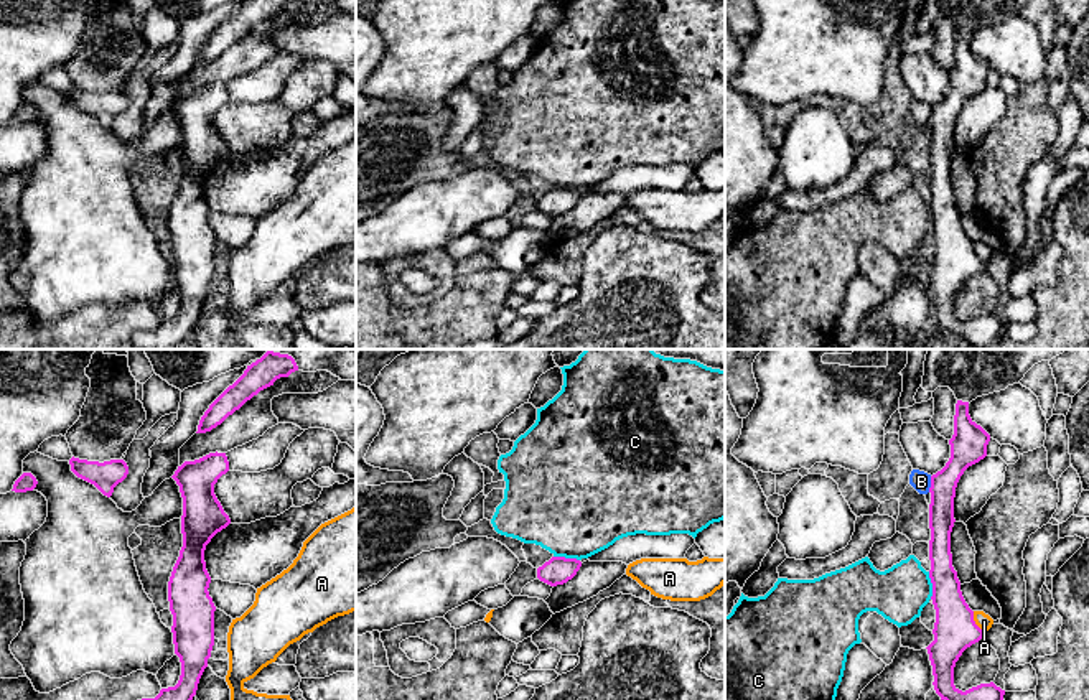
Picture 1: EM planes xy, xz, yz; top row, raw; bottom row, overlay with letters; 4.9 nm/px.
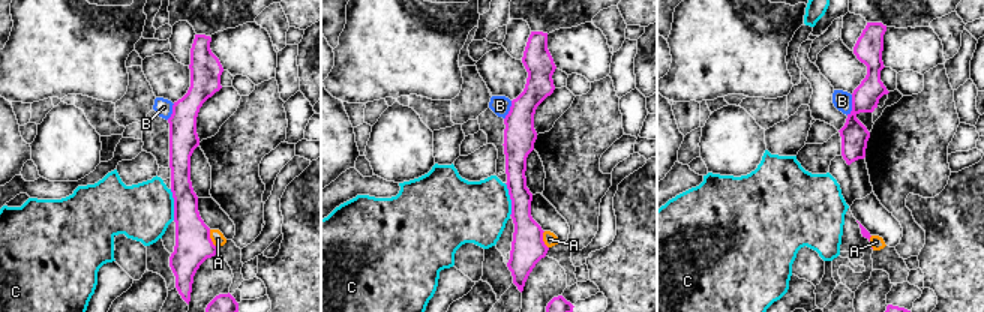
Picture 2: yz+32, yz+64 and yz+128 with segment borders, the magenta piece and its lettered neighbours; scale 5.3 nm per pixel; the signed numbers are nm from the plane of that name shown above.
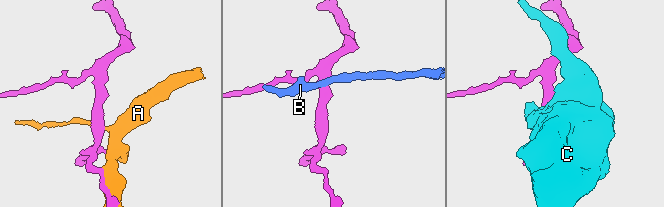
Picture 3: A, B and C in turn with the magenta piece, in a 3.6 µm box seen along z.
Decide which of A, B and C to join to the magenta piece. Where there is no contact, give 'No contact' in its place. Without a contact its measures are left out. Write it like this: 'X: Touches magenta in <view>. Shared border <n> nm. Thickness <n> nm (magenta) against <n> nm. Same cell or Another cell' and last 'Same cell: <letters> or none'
A: Touches magenta in yz. Shared border 130 nm. Thickness 200 nm (magenta) against 80 nm. Another cell
B: Touches magenta in yz. Shared border 80 nm. Thickness 160 nm (magenta) against 100 nm. Another cell
C: Touches magenta in yz. Shared border 140 nm. Thickness 200 nm (magenta) against 260 nm. Another cell
Same cell: none

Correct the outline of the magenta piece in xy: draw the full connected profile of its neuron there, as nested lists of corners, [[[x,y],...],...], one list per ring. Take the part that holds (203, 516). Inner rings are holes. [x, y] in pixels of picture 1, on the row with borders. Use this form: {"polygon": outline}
{"polygon": [[[216,451],[185,461],[171,476],[183,497],[183,547],[168,581],[171,632],[181,675],[175,687],[161,688],[155,698],[142,700],[193,700],[208,667],[214,646],[216,606],[208,591],[211,576],[204,550],[211,539],[231,524],[214,494],[214,484],[227,471],[226,453]]]}

